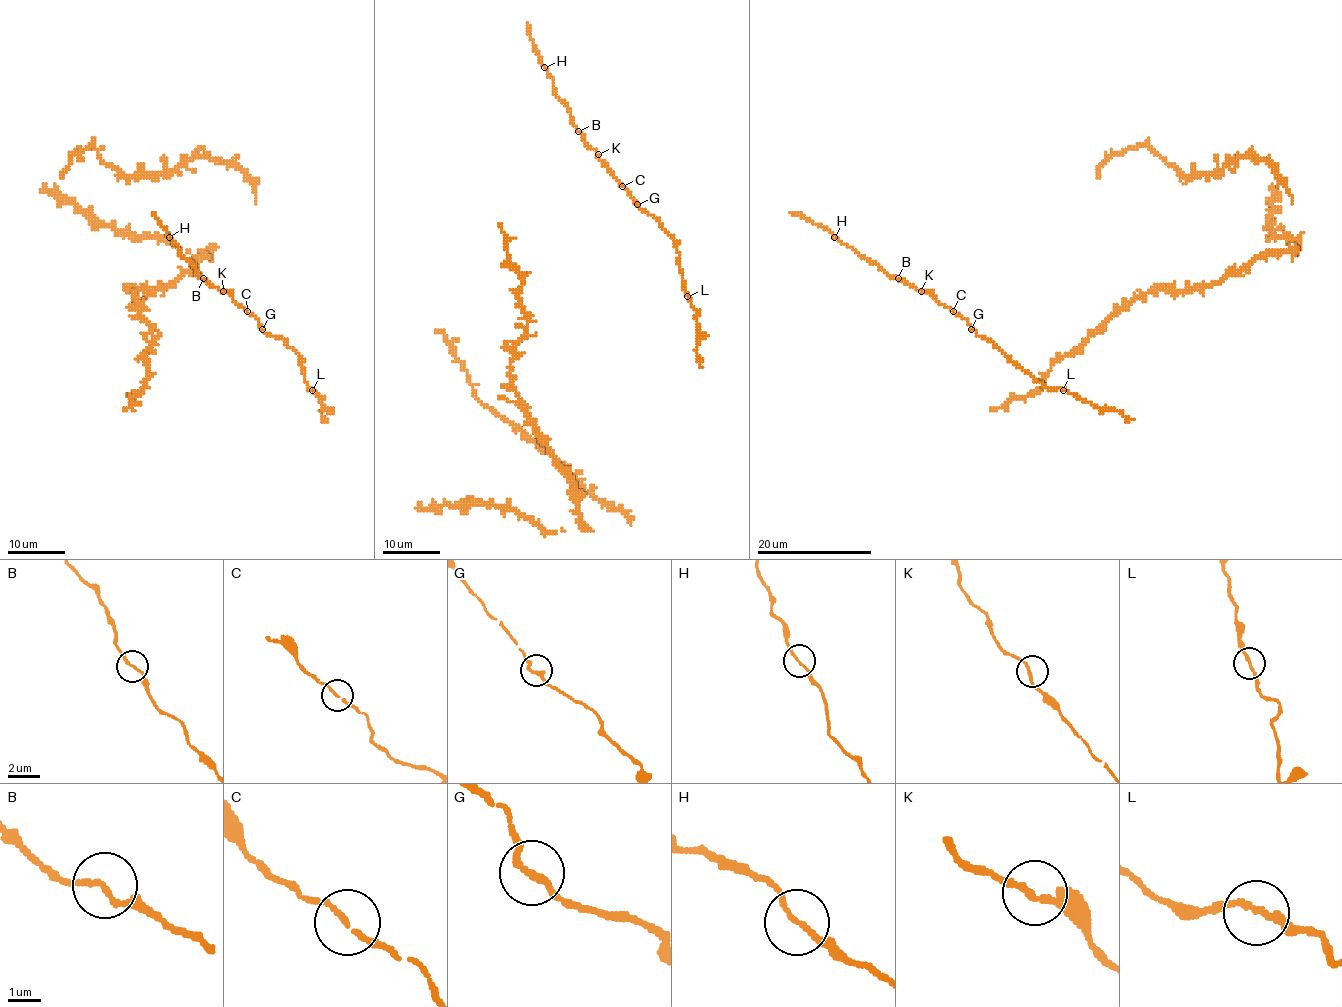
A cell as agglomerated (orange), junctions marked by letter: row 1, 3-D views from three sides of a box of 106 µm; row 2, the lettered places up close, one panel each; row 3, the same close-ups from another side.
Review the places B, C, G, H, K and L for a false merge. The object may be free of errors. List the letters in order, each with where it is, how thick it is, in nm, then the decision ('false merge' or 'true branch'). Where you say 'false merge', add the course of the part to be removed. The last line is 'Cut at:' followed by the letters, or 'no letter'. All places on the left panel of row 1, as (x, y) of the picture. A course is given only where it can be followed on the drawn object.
B: place (203, 278); calibre 160 nm; true branch
C: place (247, 311); calibre 140 nm; true branch
G: place (262, 329); calibre 200 nm; true branch
H: place (169, 237); calibre 140 nm; true branch
K: place (223, 291); calibre 170 nm; true branch
L: place (312, 390); calibre 180 nm; true branch
Cut at: no letter

